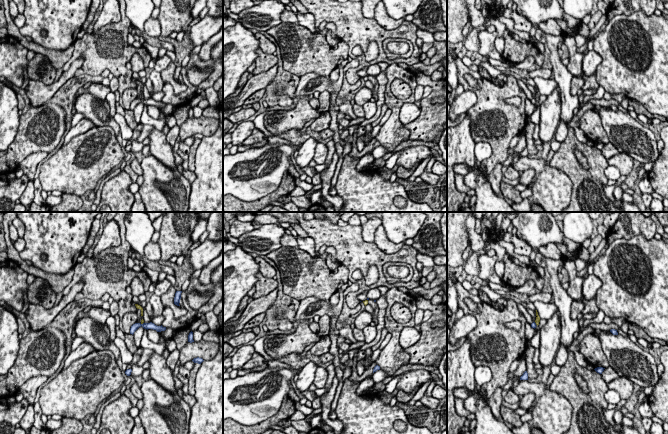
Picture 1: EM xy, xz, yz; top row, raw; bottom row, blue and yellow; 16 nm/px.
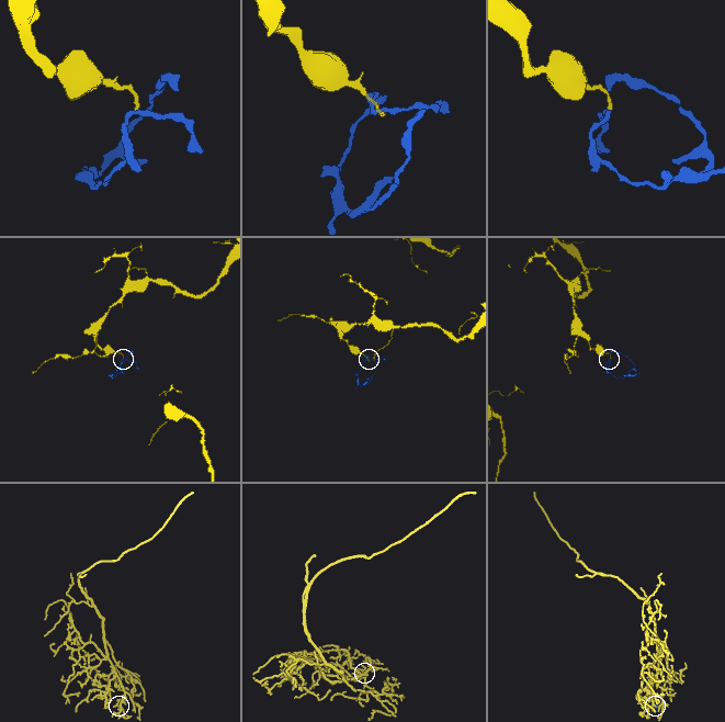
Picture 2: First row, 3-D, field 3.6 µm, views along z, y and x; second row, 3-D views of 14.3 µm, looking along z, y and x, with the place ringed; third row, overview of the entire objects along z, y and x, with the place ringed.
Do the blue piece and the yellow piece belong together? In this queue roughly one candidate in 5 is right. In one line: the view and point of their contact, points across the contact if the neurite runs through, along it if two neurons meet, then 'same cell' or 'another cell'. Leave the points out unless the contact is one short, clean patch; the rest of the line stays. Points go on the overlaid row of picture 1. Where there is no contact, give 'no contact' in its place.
yz (535, 324) | along yz (534, 322), (537, 325) | another cell

